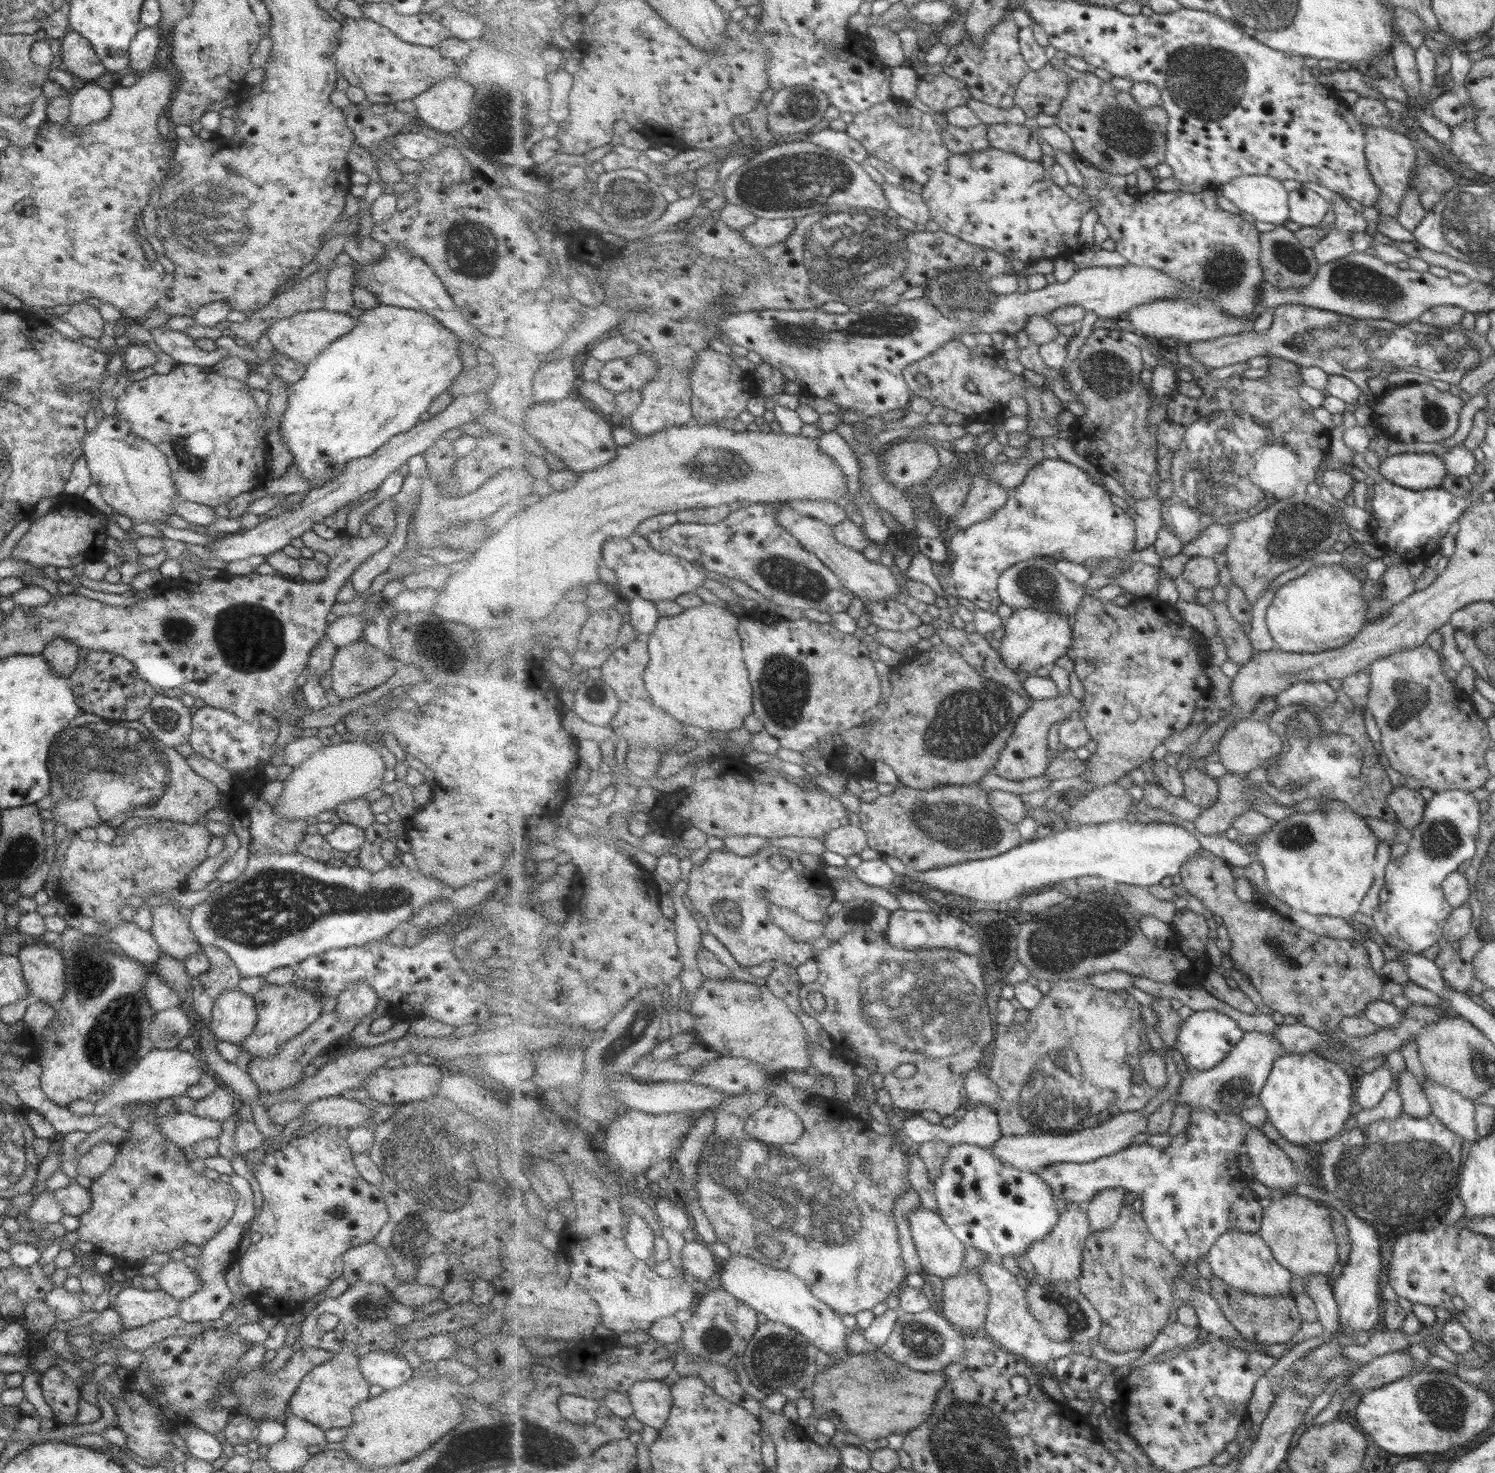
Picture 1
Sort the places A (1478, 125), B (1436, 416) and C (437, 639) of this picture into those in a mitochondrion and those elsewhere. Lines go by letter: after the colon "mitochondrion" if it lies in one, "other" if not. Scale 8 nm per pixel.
A: other
B: mitochondrion
C: mitochondrion

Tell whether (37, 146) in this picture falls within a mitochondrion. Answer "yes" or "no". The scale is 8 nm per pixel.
no

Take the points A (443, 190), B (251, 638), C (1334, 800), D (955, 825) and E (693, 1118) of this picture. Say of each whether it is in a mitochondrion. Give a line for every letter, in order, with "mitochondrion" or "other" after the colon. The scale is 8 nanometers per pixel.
A: other
B: mitochondrion
C: other
D: mitochondrion
E: other

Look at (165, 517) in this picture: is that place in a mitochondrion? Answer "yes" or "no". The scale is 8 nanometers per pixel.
no

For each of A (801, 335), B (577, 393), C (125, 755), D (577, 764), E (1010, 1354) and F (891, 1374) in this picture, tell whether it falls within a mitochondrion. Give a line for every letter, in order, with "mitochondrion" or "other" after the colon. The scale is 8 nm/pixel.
A: mitochondrion
B: other
C: mitochondrion
D: other
E: other
F: mitochondrion

